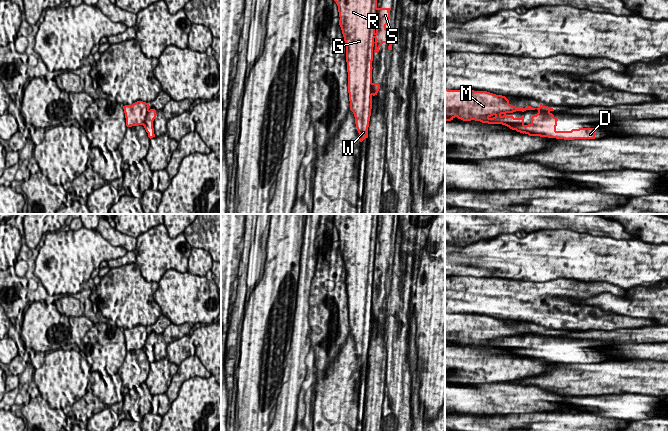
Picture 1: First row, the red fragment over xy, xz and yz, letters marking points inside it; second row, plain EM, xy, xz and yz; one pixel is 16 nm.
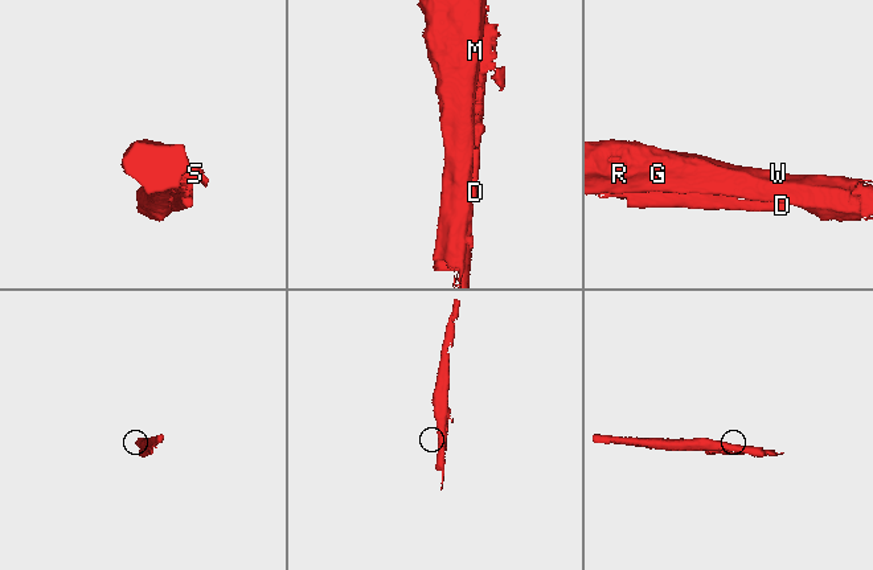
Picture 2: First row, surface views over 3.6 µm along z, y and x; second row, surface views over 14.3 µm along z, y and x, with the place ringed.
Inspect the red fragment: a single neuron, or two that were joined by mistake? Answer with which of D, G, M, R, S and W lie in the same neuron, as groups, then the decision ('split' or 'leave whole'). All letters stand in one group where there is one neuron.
D S / G M R W; split

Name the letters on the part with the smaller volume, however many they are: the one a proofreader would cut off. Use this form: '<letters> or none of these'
D, S

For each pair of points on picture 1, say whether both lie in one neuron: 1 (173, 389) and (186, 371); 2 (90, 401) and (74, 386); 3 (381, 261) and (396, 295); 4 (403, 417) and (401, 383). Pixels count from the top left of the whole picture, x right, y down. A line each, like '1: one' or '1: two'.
1: one
2: two
3: two
4: one

